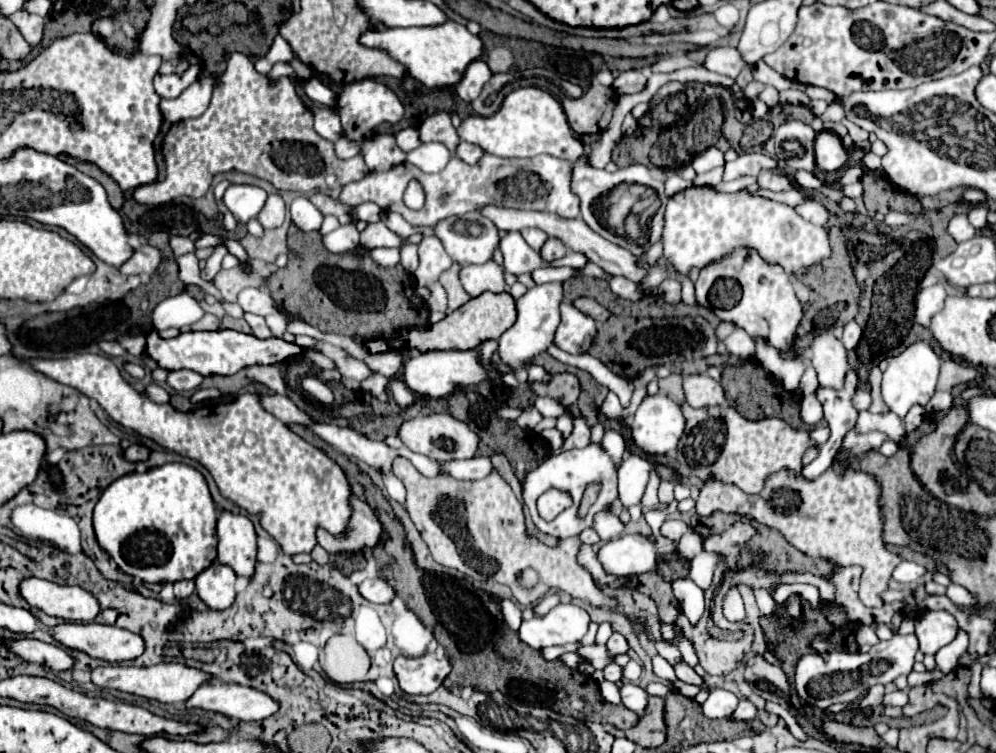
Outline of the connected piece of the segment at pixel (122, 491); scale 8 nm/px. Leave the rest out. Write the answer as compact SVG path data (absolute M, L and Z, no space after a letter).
M163 464L163 466L157 466L157 468L151 468L143 474L139 472L131 472L131 474L125 474L121 478L117 478L113 484L107 486L107 490L101 494L95 510L93 510L93 528L95 528L95 536L97 536L97 542L103 550L109 552L109 556L115 560L115 564L129 576L133 578L141 578L143 582L177 582L177 580L185 580L185 578L195 578L199 572L203 572L209 564L215 562L217 558L217 534L215 534L215 520L217 520L217 506L209 494L209 488L207 488L207 482L203 478L201 472L197 472L195 468L187 466L187 464Z

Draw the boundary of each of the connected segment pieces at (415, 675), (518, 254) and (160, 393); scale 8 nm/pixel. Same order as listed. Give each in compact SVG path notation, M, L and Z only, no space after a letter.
M427 652L417 658L399 656L395 660L395 674L399 686L407 694L431 694L435 692L451 672L449 658L437 658L435 652Z
M507 232L501 238L499 250L505 258L505 270L509 274L523 274L523 272L533 272L535 268L543 266L545 262L541 260L541 254L535 252L521 236L521 232Z
M147 384L145 386L145 394L153 400L153 402L157 402L157 404L167 404L169 402L169 394L159 386L159 384Z

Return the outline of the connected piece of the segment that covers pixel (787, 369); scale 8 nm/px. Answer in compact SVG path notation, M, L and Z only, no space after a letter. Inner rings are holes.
M755 340L757 342L757 358L769 368L769 372L775 376L775 380L789 392L797 392L801 374L809 366L809 350L803 352L799 360L789 360L783 358L773 346L765 344L765 340Z

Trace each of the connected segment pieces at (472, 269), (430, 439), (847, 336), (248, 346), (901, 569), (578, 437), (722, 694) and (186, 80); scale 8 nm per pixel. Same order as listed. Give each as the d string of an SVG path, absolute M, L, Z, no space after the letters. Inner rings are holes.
M491 260L489 264L467 264L461 270L461 284L465 292L475 298L483 292L505 292L505 280L503 280L503 270Z
M441 412L441 414L431 414L431 416L417 416L407 420L401 430L399 436L403 440L403 444L423 456L435 458L439 462L449 462L449 460L467 460L473 458L479 446L479 436L461 420L455 420L451 414Z
M849 322L849 324L845 324L845 332L843 332L843 346L847 348L847 352L851 352L851 350L855 350L857 348L857 344L859 344L859 340L861 340L861 326L857 324L857 322Z
M217 330L217 332L185 332L177 338L165 340L157 336L157 332L151 332L147 336L147 354L163 368L167 370L195 370L201 376L231 376L239 372L241 368L249 366L271 366L271 364L285 364L297 356L301 356L307 348L301 348L293 342L281 340L281 338L267 338L259 340L251 334L243 334L237 330Z
M901 562L895 572L893 572L893 578L901 584L911 584L911 582L917 582L927 570L921 566L921 564L915 564L915 562Z
M571 416L571 418L573 418L575 428L573 428L571 436L565 440L563 448L583 448L585 444L591 442L589 440L589 426L587 426L585 418L577 418L577 416Z
M713 690L711 696L703 702L703 714L707 718L729 718L739 704L739 698L729 690Z
M189 66L183 74L169 74L169 76L155 76L155 92L161 98L177 98L187 86L191 86L201 74L199 66Z

